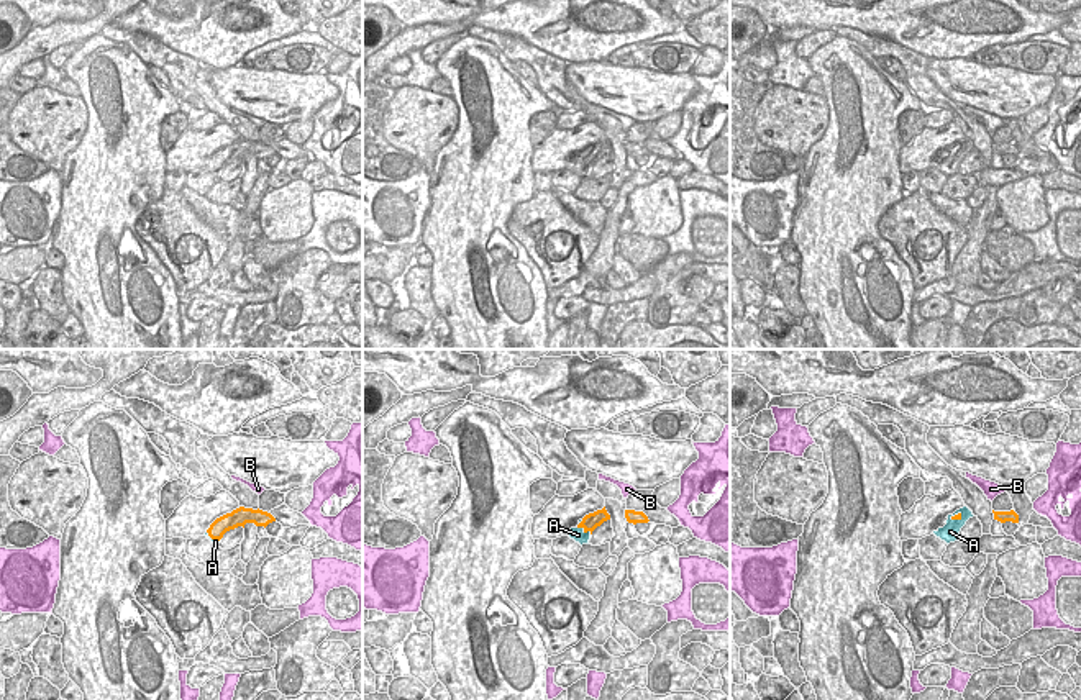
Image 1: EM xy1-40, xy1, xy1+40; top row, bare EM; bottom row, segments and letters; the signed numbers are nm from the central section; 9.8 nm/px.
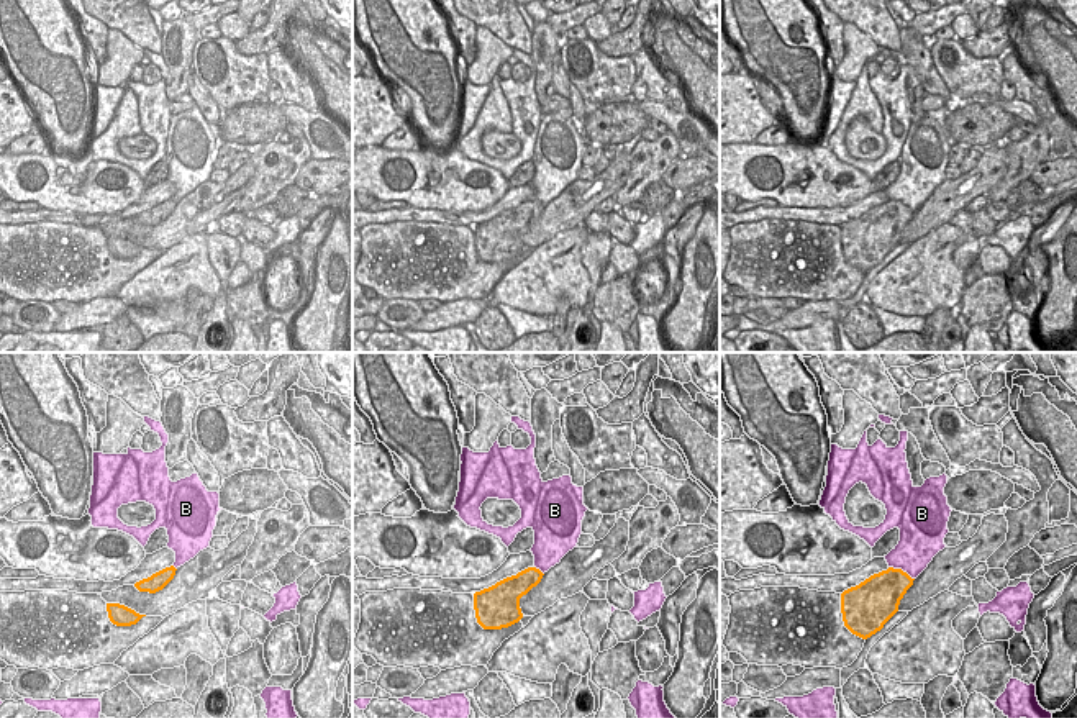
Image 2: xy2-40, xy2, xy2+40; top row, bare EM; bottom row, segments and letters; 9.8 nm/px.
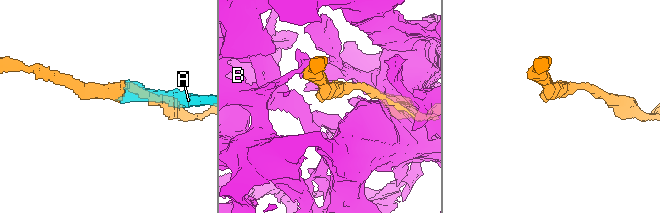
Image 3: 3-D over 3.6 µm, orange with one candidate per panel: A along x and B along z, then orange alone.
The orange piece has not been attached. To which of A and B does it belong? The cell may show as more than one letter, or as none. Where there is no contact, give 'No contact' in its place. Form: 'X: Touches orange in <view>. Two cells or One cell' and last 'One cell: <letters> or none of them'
A: Touches orange in xy1. One cell
B: Touches orange in xy2+40. Two cells
One cell: A.

